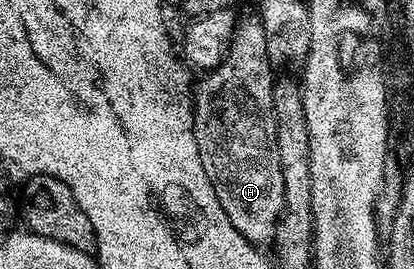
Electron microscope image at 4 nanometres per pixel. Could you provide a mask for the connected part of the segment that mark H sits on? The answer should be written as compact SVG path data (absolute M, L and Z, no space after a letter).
M261 19L237 21L230 46L215 68L209 69L202 81L197 81L192 96L194 133L200 150L200 162L204 162L204 174L214 183L216 198L224 208L224 214L255 246L266 246L274 239L278 216L284 206L284 170L280 170L280 150L276 138L274 117L275 69L266 53L266 31Z

